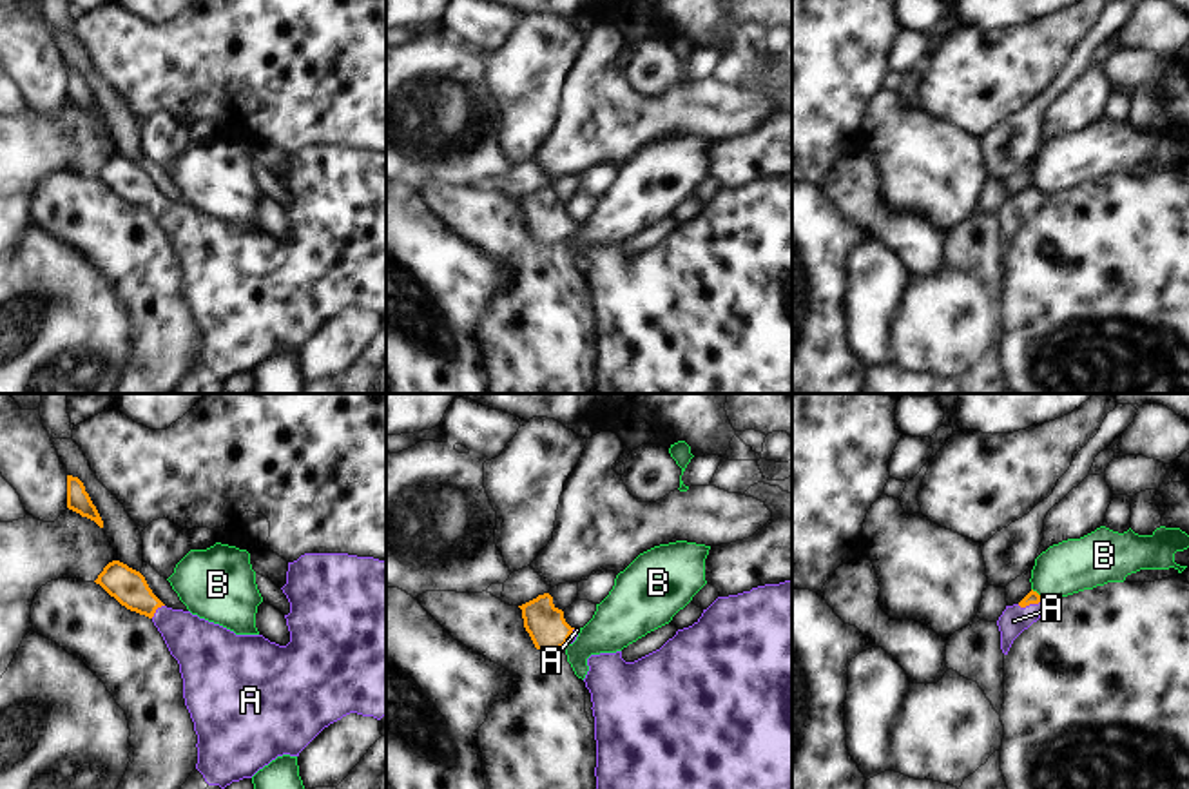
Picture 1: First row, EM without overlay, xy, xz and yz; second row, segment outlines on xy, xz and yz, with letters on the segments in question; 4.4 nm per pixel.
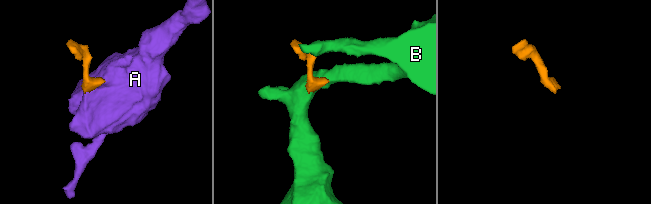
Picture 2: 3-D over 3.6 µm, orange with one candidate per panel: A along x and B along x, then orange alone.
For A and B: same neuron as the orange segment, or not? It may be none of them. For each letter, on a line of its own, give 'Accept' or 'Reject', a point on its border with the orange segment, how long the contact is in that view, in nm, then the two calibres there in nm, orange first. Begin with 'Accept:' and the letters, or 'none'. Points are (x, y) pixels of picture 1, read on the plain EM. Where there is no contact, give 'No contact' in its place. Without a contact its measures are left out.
Accept: A
A: Accept. Touches orange at yz (1028, 198). Shared border 110 nm. Thickness 60 nm (orange) against 120 nm
B: Reject. Touches orange at yz (1039, 189). Shared border 80 nm. Thickness 60 nm (orange) against 240 nm

